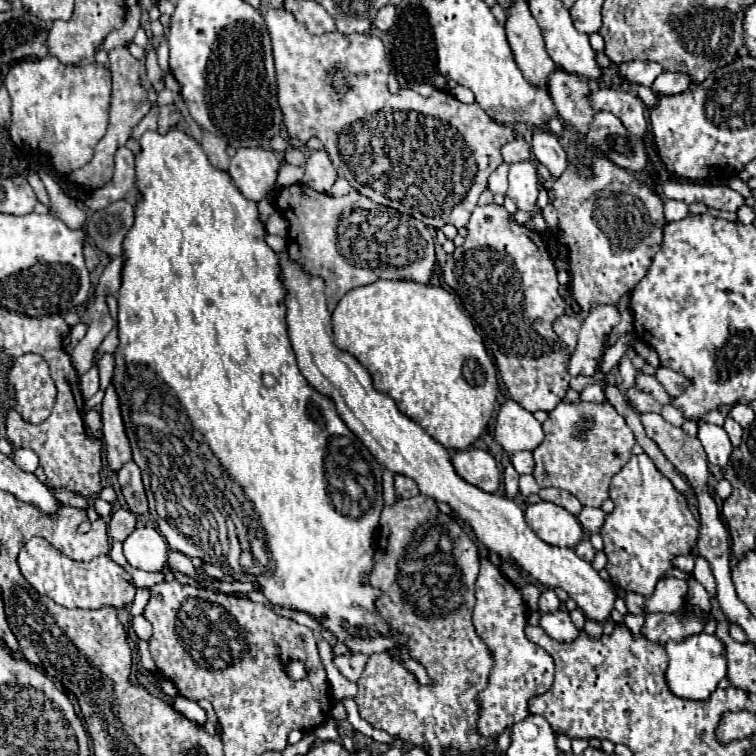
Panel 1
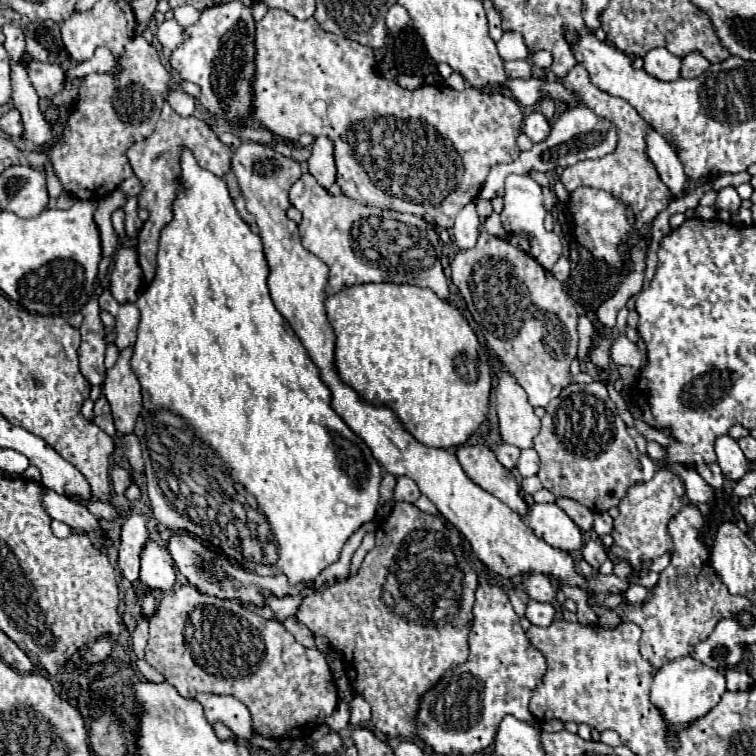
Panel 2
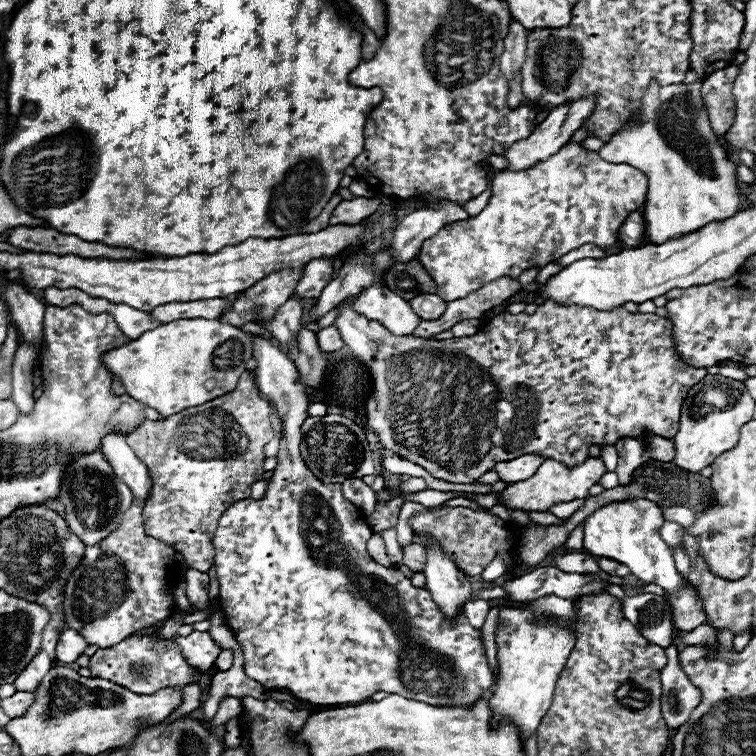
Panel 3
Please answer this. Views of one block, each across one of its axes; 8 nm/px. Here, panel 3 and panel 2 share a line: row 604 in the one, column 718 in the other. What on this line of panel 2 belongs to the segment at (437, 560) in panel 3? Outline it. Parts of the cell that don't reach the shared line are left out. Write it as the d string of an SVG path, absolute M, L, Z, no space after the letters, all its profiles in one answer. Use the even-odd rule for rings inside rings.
M728 434L726 436L720 436L716 440L716 456L718 456L718 464L724 472L726 478L738 482L746 476L746 472L750 470L750 464L744 456L744 452L740 450L738 442L734 438L730 438Z

